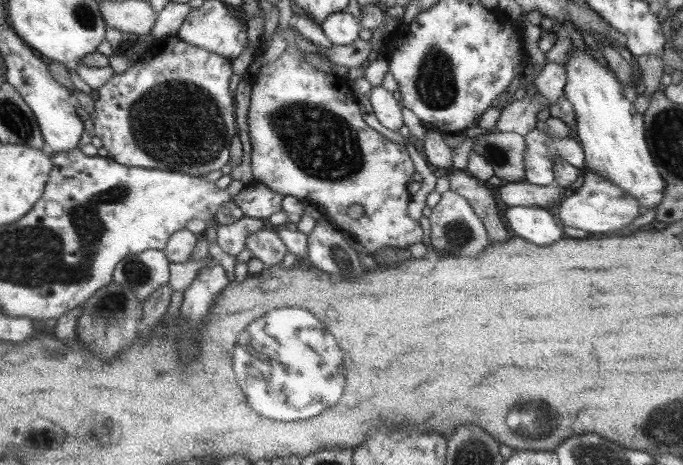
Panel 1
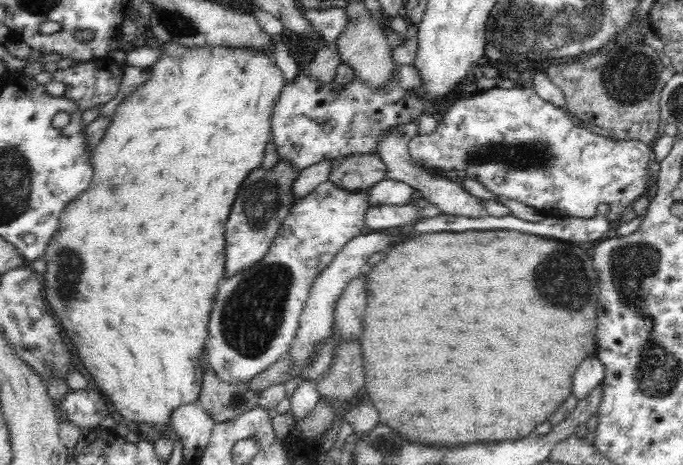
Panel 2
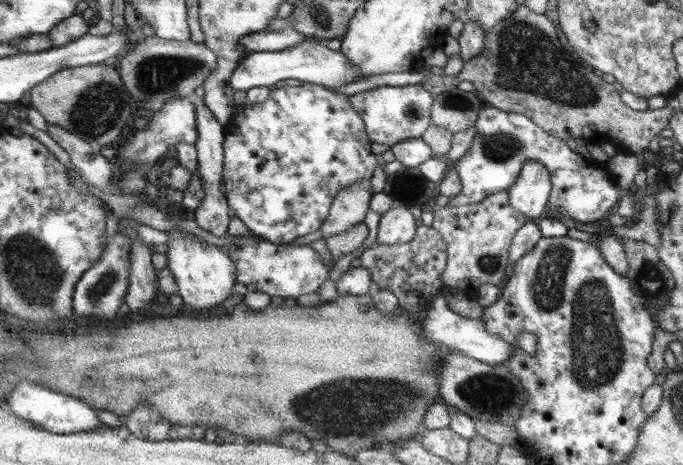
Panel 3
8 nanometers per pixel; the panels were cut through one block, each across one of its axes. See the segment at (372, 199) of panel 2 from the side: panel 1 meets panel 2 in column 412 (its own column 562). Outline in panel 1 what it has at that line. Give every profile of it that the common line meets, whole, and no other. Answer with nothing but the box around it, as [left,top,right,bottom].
[490,181,565,208]

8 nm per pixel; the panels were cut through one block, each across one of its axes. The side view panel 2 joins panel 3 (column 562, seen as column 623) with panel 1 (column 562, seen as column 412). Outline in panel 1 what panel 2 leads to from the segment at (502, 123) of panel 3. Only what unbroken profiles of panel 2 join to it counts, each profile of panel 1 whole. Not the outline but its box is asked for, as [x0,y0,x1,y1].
[524,127,586,186]

